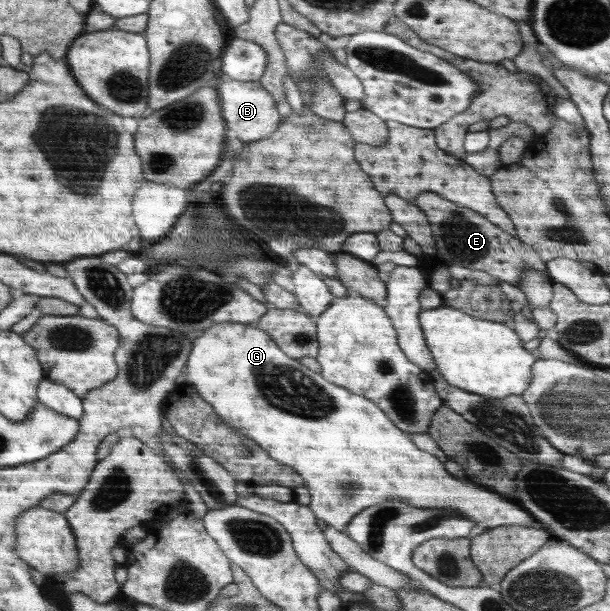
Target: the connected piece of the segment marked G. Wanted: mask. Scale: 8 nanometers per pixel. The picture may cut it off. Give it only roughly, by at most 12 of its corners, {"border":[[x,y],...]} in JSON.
{"border":[[254,324],[185,377],[344,532],[380,501],[534,526]]}

